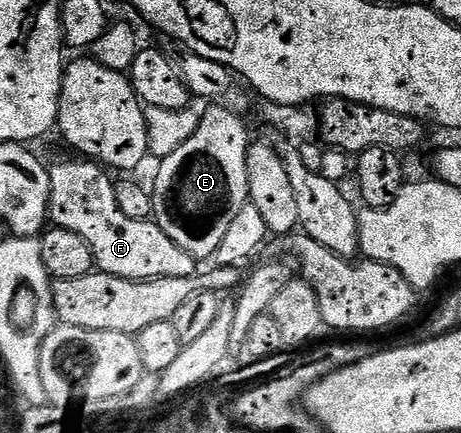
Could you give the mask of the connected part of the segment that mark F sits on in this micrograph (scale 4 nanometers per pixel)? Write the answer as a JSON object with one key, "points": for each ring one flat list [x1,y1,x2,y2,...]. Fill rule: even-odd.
{"points":[[83,157,74,158,50,168,49,209,51,213,49,219,54,226,77,233,91,246,94,266,102,274,133,281,157,277,189,277,196,274,196,259,189,253,185,253,185,249,181,249,181,245,172,241,154,221,125,217,125,213,121,213,121,208,117,206,115,183,113,179,110,179,112,176,100,164]]}

